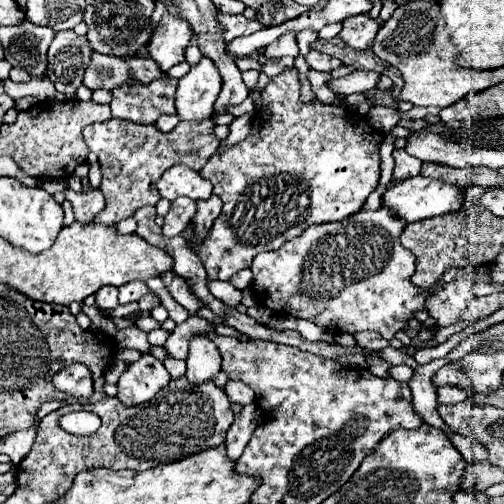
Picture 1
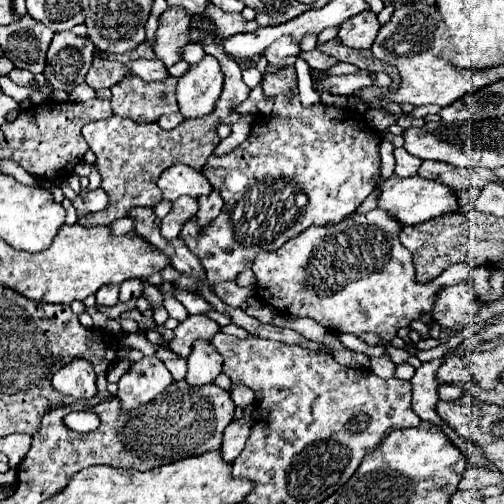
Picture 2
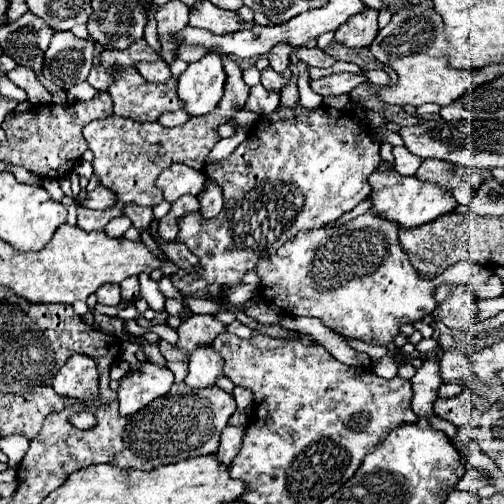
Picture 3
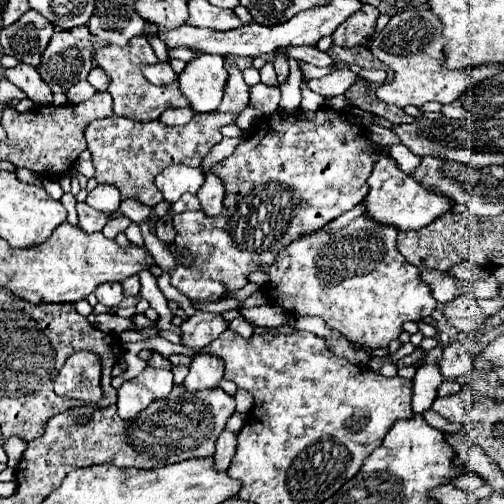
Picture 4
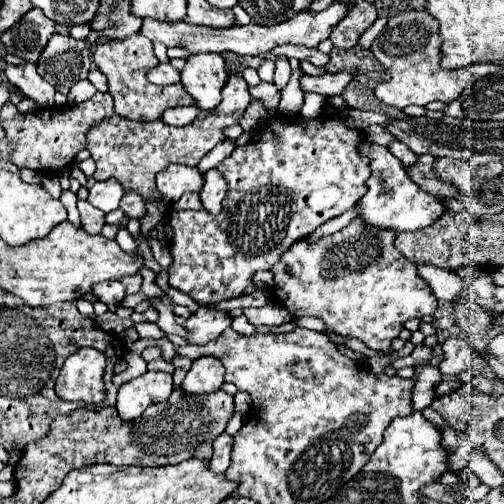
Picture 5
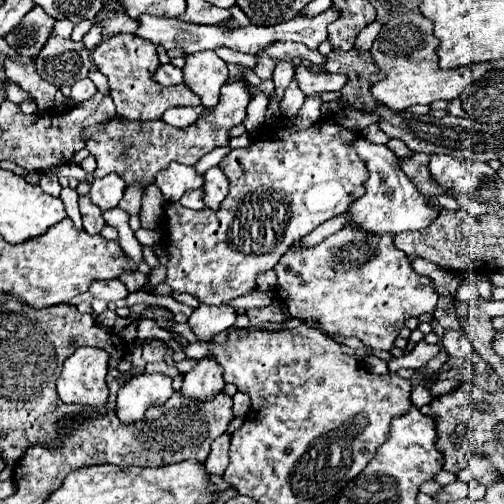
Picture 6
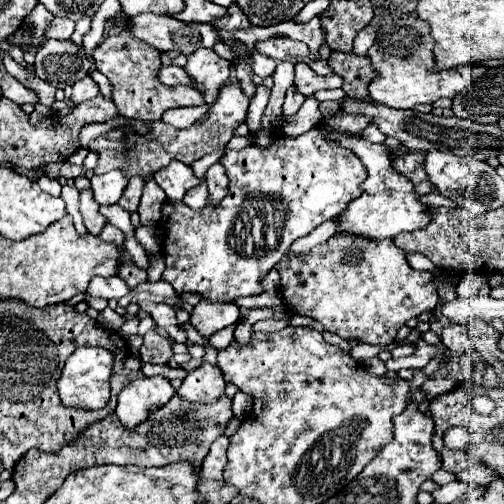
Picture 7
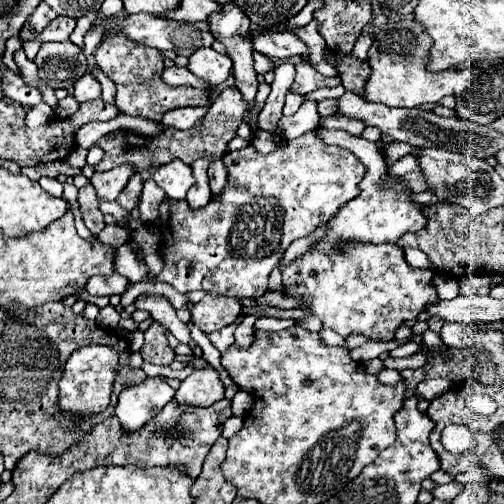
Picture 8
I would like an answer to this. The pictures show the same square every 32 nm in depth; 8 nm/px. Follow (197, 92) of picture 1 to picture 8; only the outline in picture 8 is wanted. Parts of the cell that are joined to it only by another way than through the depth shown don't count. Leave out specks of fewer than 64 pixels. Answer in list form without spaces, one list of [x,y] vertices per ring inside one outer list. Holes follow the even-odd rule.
[[[200,48],[188,58],[186,68],[208,84],[208,94],[210,94],[218,84],[222,84],[230,76],[232,60],[224,54],[218,54],[212,48]]]

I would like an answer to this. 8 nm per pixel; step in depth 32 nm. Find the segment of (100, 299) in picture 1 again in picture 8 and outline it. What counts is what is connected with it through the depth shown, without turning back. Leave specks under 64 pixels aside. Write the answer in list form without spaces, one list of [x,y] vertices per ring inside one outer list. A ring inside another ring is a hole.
[[[114,272],[112,276],[92,276],[92,280],[88,280],[88,294],[92,296],[122,296],[128,288],[128,280],[124,276],[120,276],[118,272]]]

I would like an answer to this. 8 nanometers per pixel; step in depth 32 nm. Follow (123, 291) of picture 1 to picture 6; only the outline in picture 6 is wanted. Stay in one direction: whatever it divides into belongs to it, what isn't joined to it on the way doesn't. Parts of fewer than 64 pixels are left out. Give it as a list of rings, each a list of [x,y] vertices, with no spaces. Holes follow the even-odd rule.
[[[126,272],[122,276],[124,276],[124,286],[128,288],[128,292],[138,292],[146,282],[146,276],[142,272]]]

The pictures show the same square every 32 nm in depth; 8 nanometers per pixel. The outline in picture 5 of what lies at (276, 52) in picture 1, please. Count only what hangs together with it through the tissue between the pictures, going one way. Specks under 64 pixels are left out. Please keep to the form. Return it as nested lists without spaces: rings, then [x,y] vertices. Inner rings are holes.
[[[276,58],[276,74],[274,74],[274,84],[278,90],[282,90],[290,80],[290,64],[286,58]]]

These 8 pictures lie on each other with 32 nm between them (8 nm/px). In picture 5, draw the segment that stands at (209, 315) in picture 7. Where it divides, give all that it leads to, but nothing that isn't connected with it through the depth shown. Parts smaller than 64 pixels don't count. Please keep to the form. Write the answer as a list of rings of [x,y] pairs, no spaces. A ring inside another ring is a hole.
[[[200,306],[186,322],[184,328],[188,332],[186,342],[188,344],[206,344],[210,340],[216,340],[228,326],[232,324],[232,318],[226,312],[216,312],[206,306]]]

